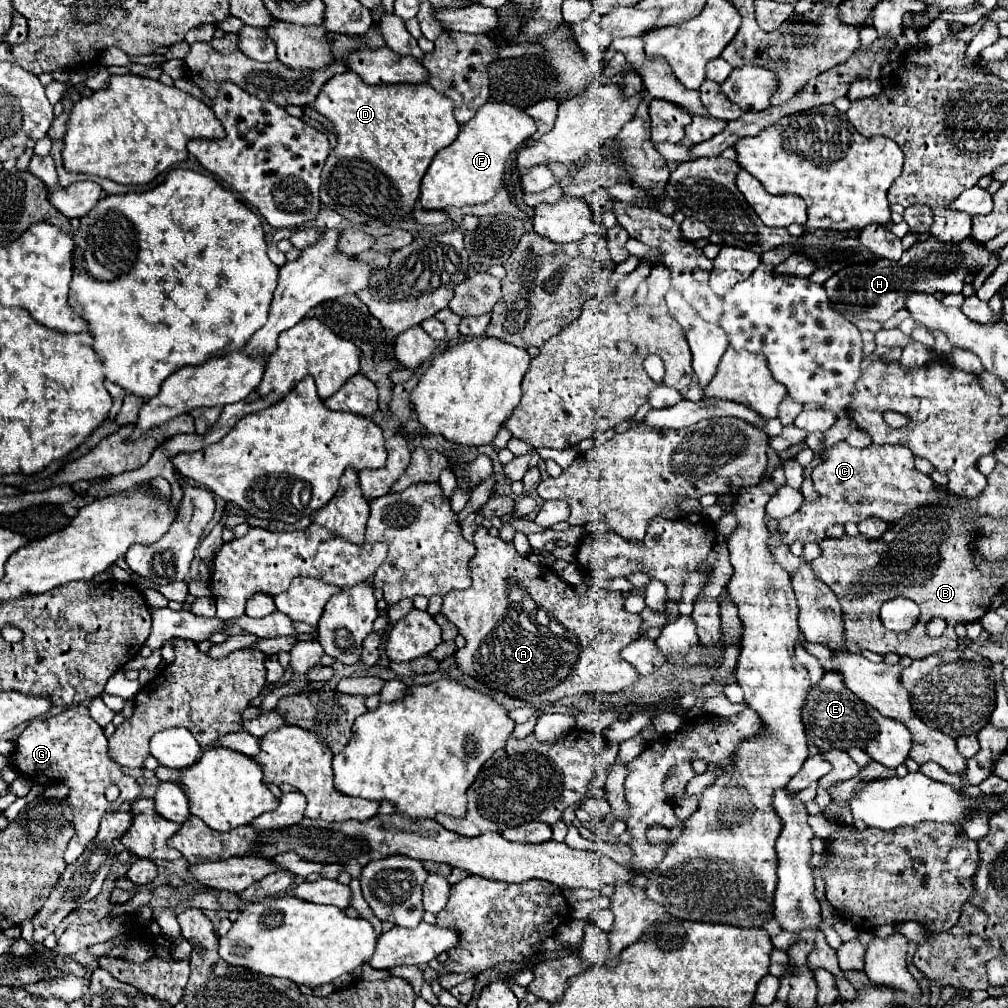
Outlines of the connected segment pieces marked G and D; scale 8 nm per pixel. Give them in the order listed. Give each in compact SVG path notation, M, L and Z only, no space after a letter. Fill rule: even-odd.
M85 705L63 709L59 715L53 715L49 719L33 719L17 739L11 763L17 769L19 777L27 779L29 783L65 783L69 787L67 803L75 817L75 835L65 849L67 863L77 861L77 857L85 851L89 841L97 835L99 821L105 813L117 811L123 803L133 803L141 797L141 785L135 777L125 775L123 767L109 755L109 743L103 727L95 723L95 719L89 715L89 707ZM111 783L121 791L115 801L109 801L105 797L105 791Z
M353 73L331 77L317 95L313 109L327 117L337 133L337 145L329 153L321 173L321 203L349 219L351 223L385 223L393 225L409 217L419 197L419 187L433 157L449 147L459 135L459 123L453 117L453 101L441 97L429 83L409 85L367 85Z

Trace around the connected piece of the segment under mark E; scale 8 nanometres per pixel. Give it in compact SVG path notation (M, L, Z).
M831 671L825 673L819 685L813 685L813 693L807 699L807 705L803 707L803 723L809 741L815 743L821 751L829 747L861 747L873 761L889 769L895 769L905 763L913 745L911 731L903 723L891 721L883 717L877 709L871 709L871 705L859 701L851 691L847 691L841 677Z

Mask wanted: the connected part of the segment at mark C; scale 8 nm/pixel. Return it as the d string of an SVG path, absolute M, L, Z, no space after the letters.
M839 441L825 449L823 463L813 469L811 479L819 499L803 503L793 515L779 519L777 531L787 545L793 541L821 543L827 527L835 523L859 523L867 517L881 517L887 523L895 523L913 509L939 501L935 483L929 475L923 475L913 467L913 453L901 445L873 443L865 449L855 449L847 441Z

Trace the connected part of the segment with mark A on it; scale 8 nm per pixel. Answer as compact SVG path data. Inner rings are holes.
M483 525L477 527L473 543L477 545L477 553L471 559L473 585L443 597L443 615L455 623L459 633L467 639L465 649L455 653L459 667L467 675L483 677L489 687L531 705L541 705L541 701L555 703L577 693L619 693L639 681L635 667L627 665L619 653L625 645L639 639L643 621L641 615L625 611L625 599L619 591L589 589L577 593L575 587L565 583L547 565L535 565L527 557L521 557L511 541L507 543L501 537L491 537Z

